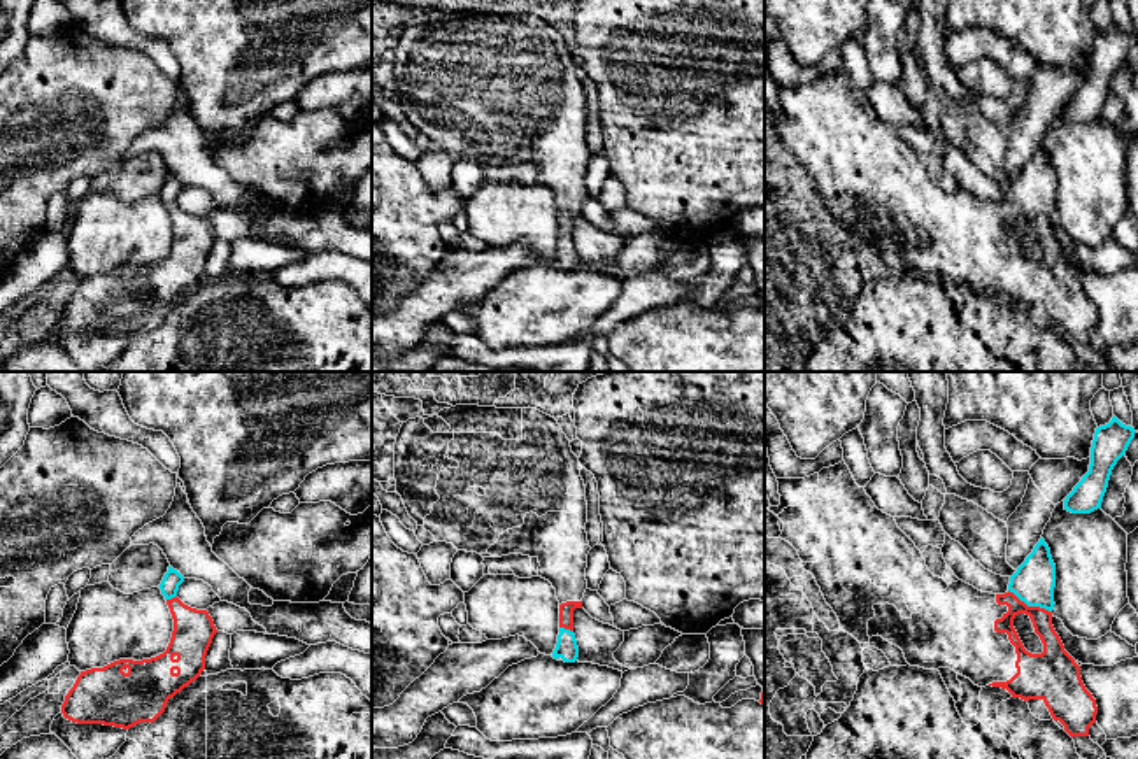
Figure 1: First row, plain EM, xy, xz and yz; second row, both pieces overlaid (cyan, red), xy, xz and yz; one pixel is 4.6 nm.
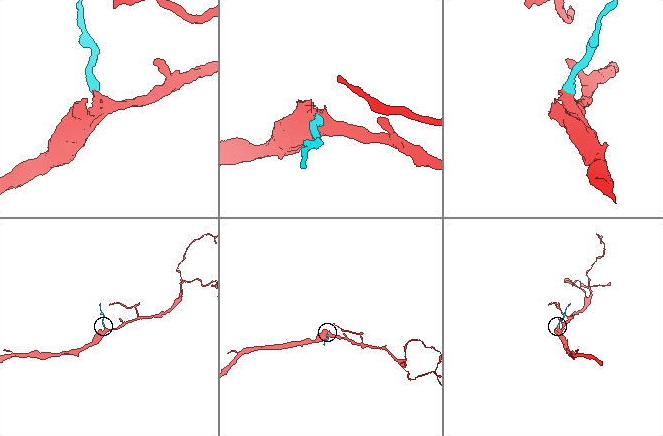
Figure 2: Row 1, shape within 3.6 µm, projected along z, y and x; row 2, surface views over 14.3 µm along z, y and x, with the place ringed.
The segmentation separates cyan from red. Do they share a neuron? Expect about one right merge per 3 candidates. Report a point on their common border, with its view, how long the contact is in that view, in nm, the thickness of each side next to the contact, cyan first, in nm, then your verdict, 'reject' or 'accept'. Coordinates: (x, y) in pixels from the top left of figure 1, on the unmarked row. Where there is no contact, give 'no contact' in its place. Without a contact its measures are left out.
yz (1030, 212) | 220 nm | 200/100 nm | accept

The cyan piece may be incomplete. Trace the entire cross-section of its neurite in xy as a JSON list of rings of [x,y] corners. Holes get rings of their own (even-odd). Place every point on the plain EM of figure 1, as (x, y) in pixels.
[[[168,174],[160,191],[174,226],[167,258],[151,266],[119,266],[81,279],[61,312],[65,326],[123,337],[154,330],[168,307],[202,282],[217,237],[207,217],[191,216],[177,205],[182,189],[184,184]]]

